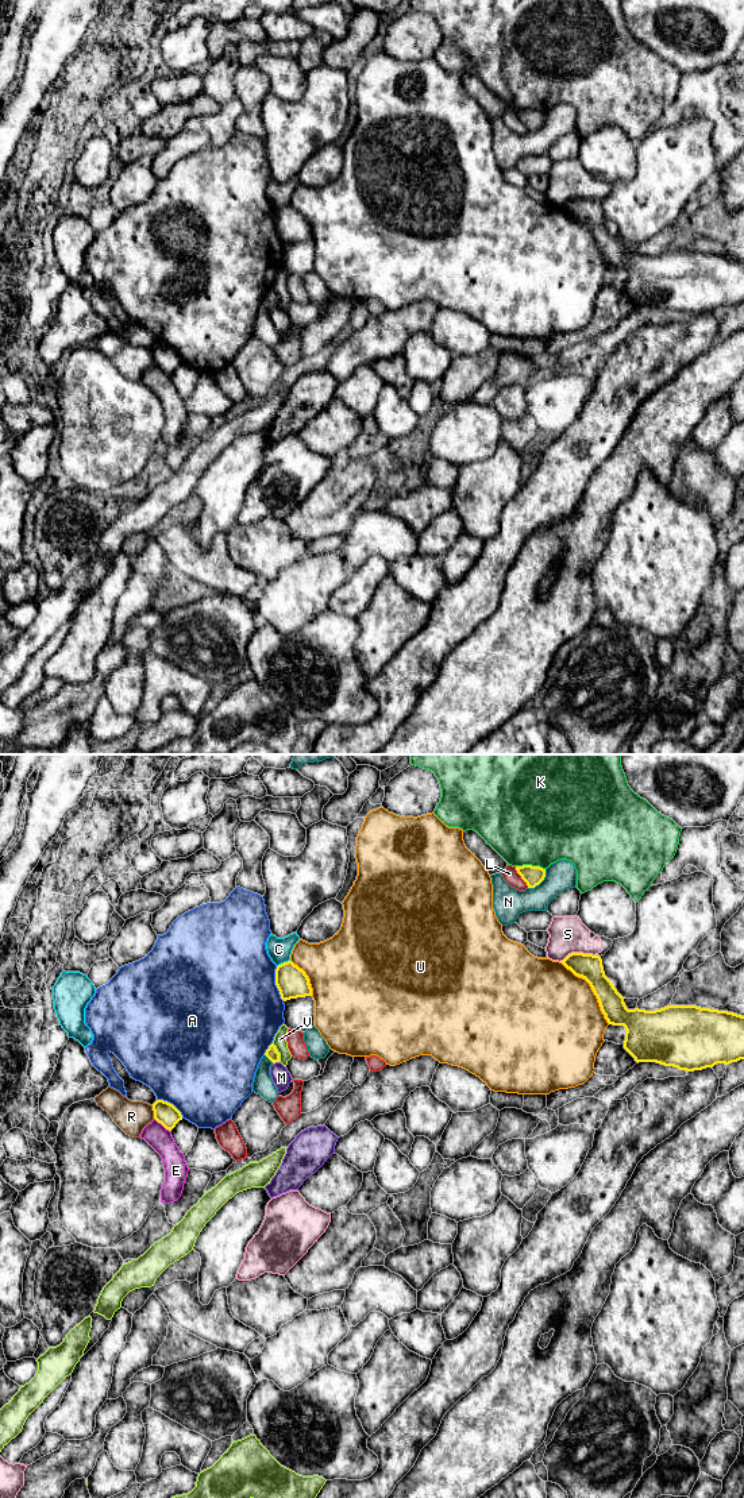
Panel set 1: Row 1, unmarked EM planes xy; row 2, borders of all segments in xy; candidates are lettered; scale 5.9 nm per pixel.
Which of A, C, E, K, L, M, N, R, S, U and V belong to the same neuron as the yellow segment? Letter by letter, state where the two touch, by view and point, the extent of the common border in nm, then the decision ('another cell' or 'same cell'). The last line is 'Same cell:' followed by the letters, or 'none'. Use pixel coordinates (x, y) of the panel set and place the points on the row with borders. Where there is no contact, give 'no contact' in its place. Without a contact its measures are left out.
A: contact xy (276, 984); length 220 nm; another cell
C: contact xy (284, 962); length 90 nm; another cell
E: contact xy (162, 1124); length 130 nm; another cell
K: contact xy (531, 865); length 180 nm; another cell
L: contact xy (521, 877); length 150 nm; another cell
M: contact xy (276, 1061); length 40 nm; another cell
N: contact xy (540, 881); length 160 nm; another cell
R: contact xy (154, 1112); length 80 nm; another cell
S: contact xy (577, 953); length 220 nm; another cell
U: contact xy (592, 988); length 480 nm; another cell
V: contact xy (278, 1053); length 120 nm; another cell
Same cell: none

